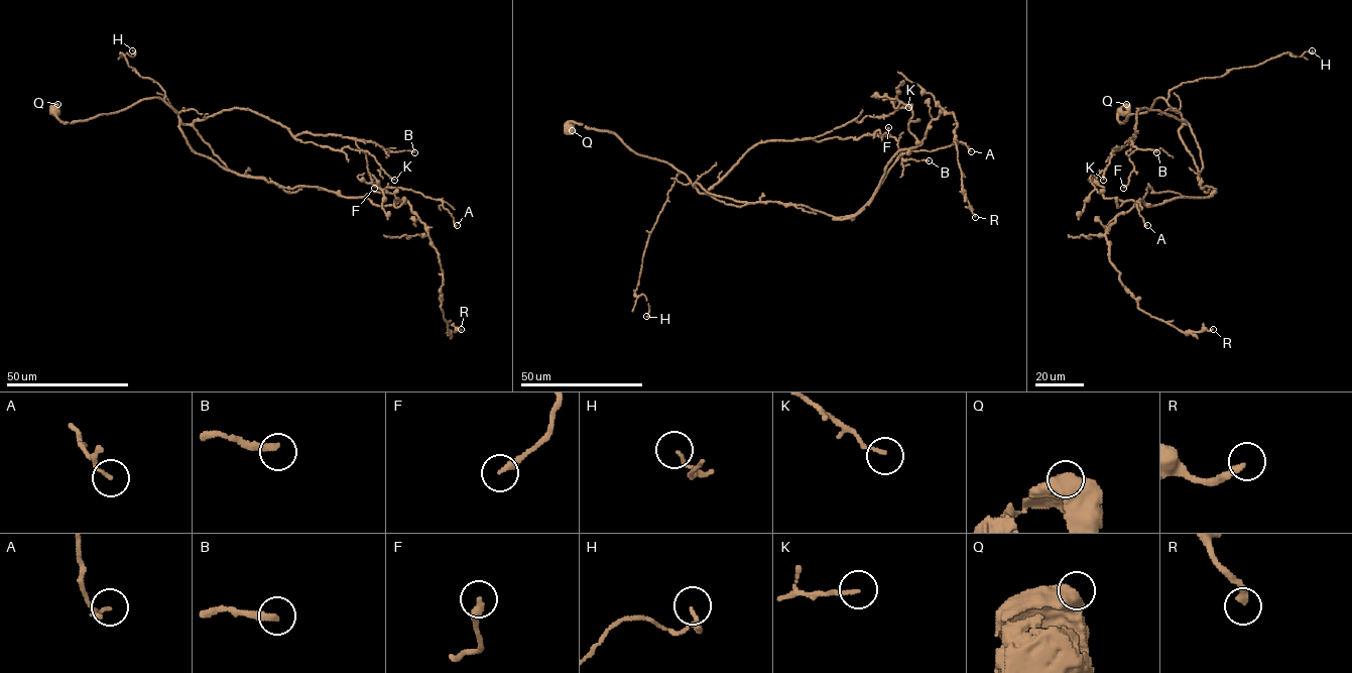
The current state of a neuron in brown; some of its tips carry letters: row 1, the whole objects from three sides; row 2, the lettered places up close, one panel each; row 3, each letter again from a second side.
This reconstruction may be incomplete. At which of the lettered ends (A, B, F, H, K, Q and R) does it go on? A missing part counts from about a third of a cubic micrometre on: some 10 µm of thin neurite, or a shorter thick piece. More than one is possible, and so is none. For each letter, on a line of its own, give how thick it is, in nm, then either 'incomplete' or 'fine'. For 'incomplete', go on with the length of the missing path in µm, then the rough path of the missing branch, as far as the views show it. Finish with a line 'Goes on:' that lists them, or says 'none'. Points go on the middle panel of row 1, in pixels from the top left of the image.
A: calibre 80 nm; fine
B: calibre 280 nm; incomplete; missing 45 µm; course (929, 160), (945, 169), (947, 180), (947, 162), (956, 156), (961, 165)
F: calibre 280 nm; fine
H: calibre 100 nm; fine
K: calibre 150 nm; fine
Q: calibre 900 nm; fine
R: calibre 280 nm; fine
Goes on: B

